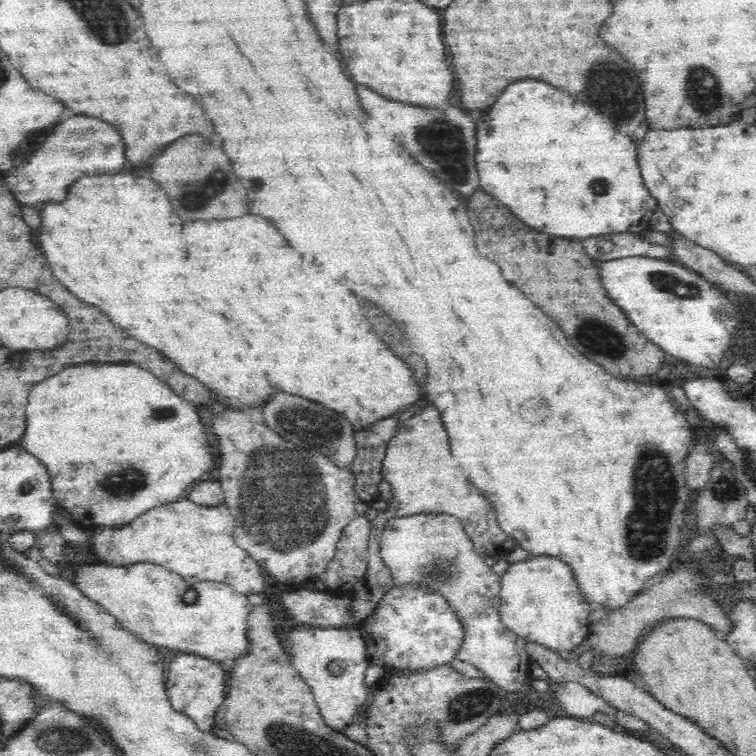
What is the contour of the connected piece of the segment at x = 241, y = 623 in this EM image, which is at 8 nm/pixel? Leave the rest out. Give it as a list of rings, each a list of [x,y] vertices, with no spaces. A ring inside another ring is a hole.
[[[140,562],[120,568],[103,564],[80,566],[72,582],[83,596],[96,602],[107,614],[114,616],[122,628],[136,635],[140,640],[151,645],[194,652],[202,658],[208,658],[218,663],[225,660],[236,660],[247,653],[247,622],[252,613],[253,606],[248,601],[248,595],[240,594],[231,586],[223,582],[195,582],[194,584],[184,582],[178,578],[178,574],[172,574],[162,566],[154,566],[150,562]],[[188,592],[196,592],[196,598],[186,600]]]

